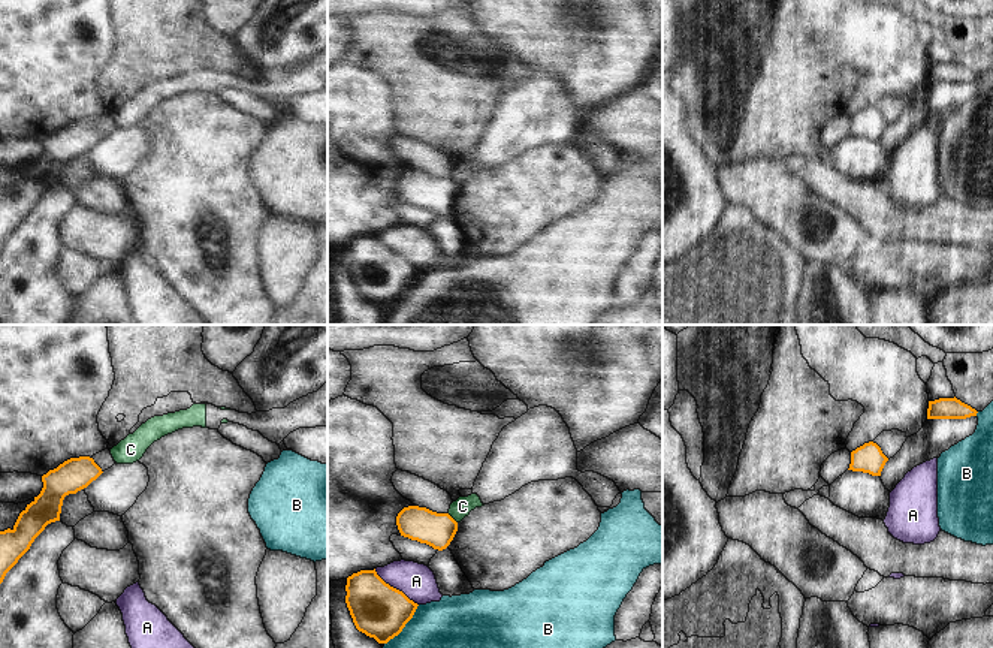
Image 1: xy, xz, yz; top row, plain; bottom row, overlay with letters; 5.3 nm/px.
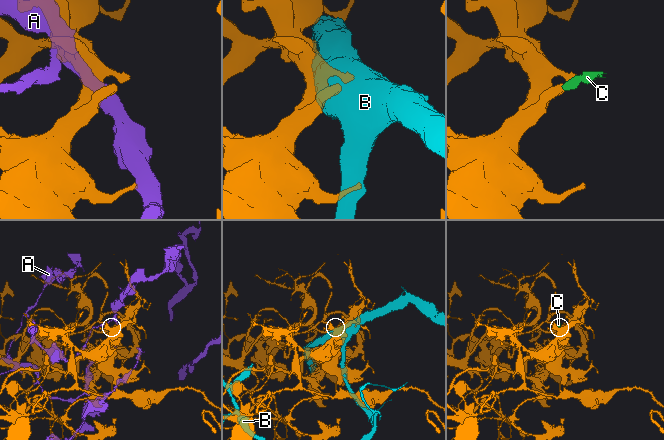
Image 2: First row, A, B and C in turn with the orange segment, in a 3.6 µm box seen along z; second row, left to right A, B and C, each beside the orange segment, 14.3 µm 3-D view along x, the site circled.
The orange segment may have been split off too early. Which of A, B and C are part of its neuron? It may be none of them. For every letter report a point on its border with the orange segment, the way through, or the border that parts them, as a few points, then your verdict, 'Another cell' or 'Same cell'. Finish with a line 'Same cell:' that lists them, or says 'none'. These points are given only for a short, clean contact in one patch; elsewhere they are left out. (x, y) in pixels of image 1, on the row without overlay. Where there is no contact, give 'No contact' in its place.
A: Touches orange at xz (395, 253). Another cell
B: Touches orange at xz (404, 291). Another cell
C: Touches orange at xz (452, 183). Boundary: xz (447, 178), (456, 187). Another cell
Same cell: none

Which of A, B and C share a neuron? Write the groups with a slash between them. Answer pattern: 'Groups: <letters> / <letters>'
Groups: A / B / C

